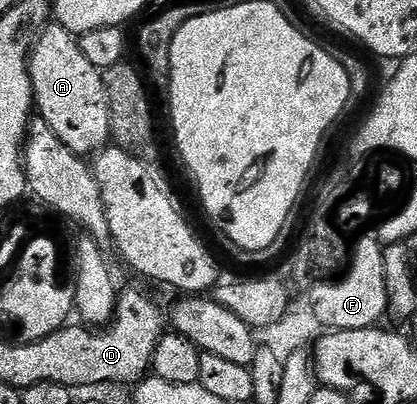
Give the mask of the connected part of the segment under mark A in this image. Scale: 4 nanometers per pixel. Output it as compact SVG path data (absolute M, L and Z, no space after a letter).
M47 25L30 52L30 79L37 113L72 152L90 156L111 141L110 105L102 71L88 64L75 35L60 25Z

